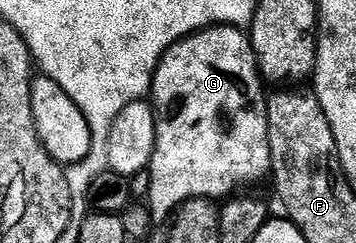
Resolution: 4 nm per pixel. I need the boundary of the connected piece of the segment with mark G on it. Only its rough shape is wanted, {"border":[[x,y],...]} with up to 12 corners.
{"border":[[248,33],[171,45],[151,78],[152,217],[271,171]]}

